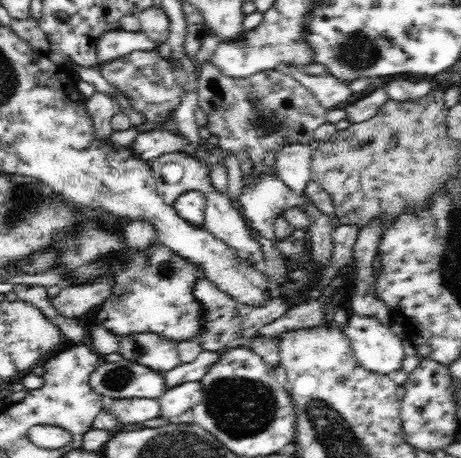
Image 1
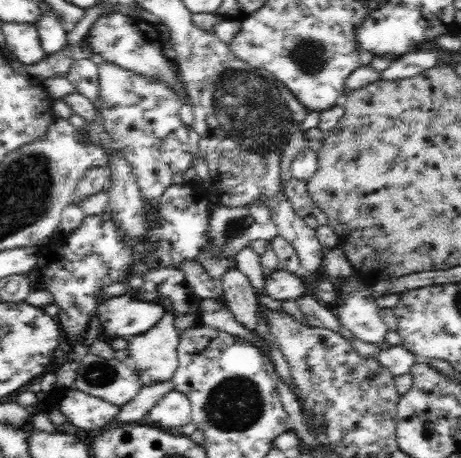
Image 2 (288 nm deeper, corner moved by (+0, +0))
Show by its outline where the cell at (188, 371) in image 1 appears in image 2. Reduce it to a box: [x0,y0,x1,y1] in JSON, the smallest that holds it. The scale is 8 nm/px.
[116,382,172,424]

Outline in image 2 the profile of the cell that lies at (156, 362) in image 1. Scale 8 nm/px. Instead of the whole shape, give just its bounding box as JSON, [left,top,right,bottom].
[128,312,180,384]

